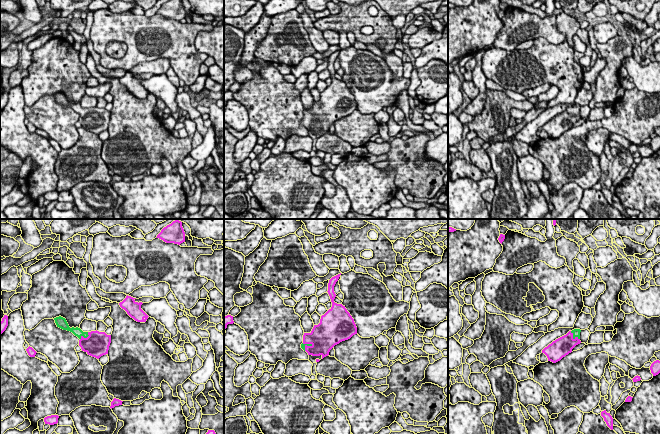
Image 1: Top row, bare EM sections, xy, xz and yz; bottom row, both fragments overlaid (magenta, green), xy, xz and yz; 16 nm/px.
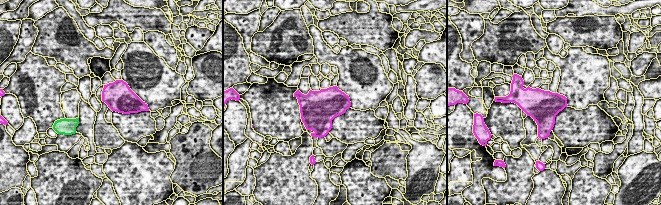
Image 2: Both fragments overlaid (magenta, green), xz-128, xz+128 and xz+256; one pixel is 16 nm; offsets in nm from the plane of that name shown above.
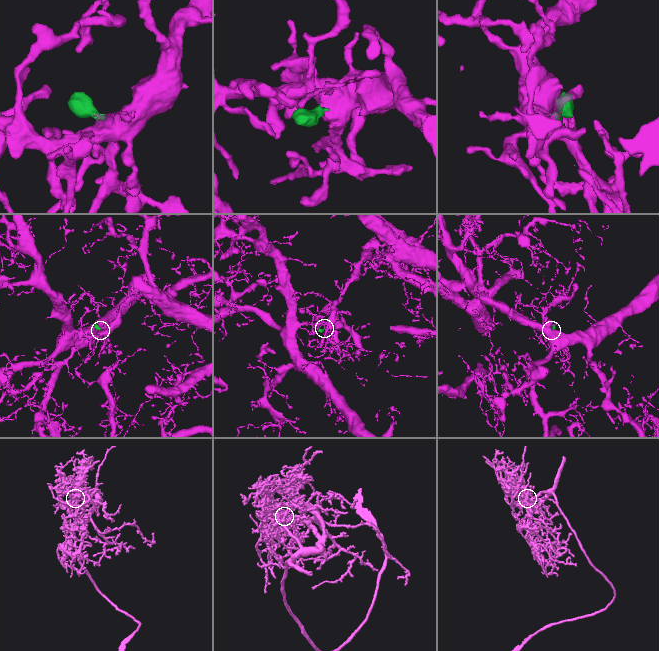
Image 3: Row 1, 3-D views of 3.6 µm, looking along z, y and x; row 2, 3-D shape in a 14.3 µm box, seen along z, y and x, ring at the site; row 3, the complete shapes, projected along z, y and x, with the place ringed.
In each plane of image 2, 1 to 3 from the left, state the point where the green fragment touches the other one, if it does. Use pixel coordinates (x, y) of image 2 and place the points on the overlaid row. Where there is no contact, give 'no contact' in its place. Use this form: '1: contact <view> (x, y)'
1: no contact
2: no contact
3: no contact

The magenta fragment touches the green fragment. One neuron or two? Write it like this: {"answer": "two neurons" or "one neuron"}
{"answer": "one neuron"}

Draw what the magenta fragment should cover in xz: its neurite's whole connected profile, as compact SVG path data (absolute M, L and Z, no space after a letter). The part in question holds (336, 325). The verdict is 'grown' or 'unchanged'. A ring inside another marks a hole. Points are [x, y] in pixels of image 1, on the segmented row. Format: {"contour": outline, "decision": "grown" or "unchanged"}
{"contour": "M341 273L332 277L328 283L328 294L332 307L321 316L320 323L314 325L310 333L304 333L301 348L309 355L309 361L319 362L329 355L330 350L342 341L350 339L357 334L354 319L345 306L334 302L336 294L334 286Z", "decision": "grown"}

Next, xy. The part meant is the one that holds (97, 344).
{"contour": "M59 316L54 318L57 327L72 332L79 340L79 346L82 351L88 355L99 359L101 356L108 354L111 343L111 335L105 332L91 331L83 332L80 328L70 328L66 319Z", "decision": "grown"}

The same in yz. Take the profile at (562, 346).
{"contour": "M580 329L569 331L566 335L556 339L542 350L548 361L556 363L572 352L572 349L581 343Z", "decision": "grown"}

